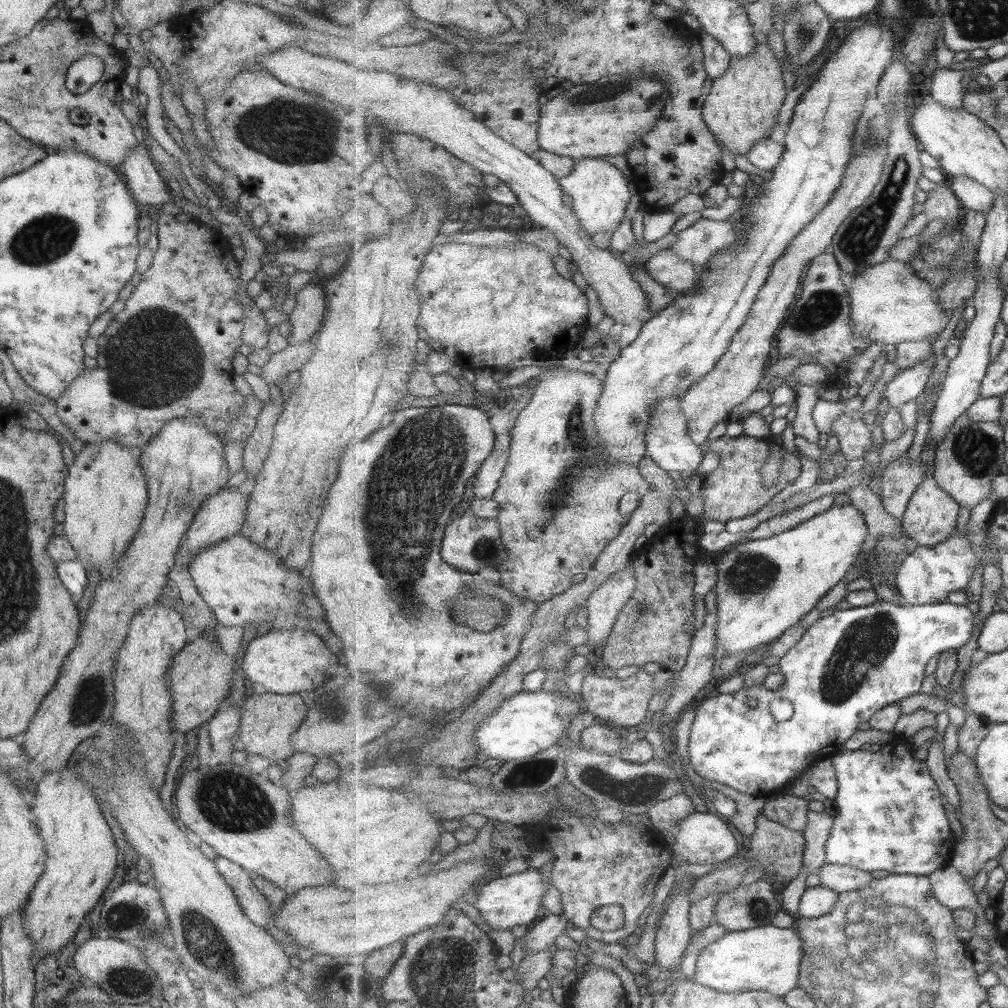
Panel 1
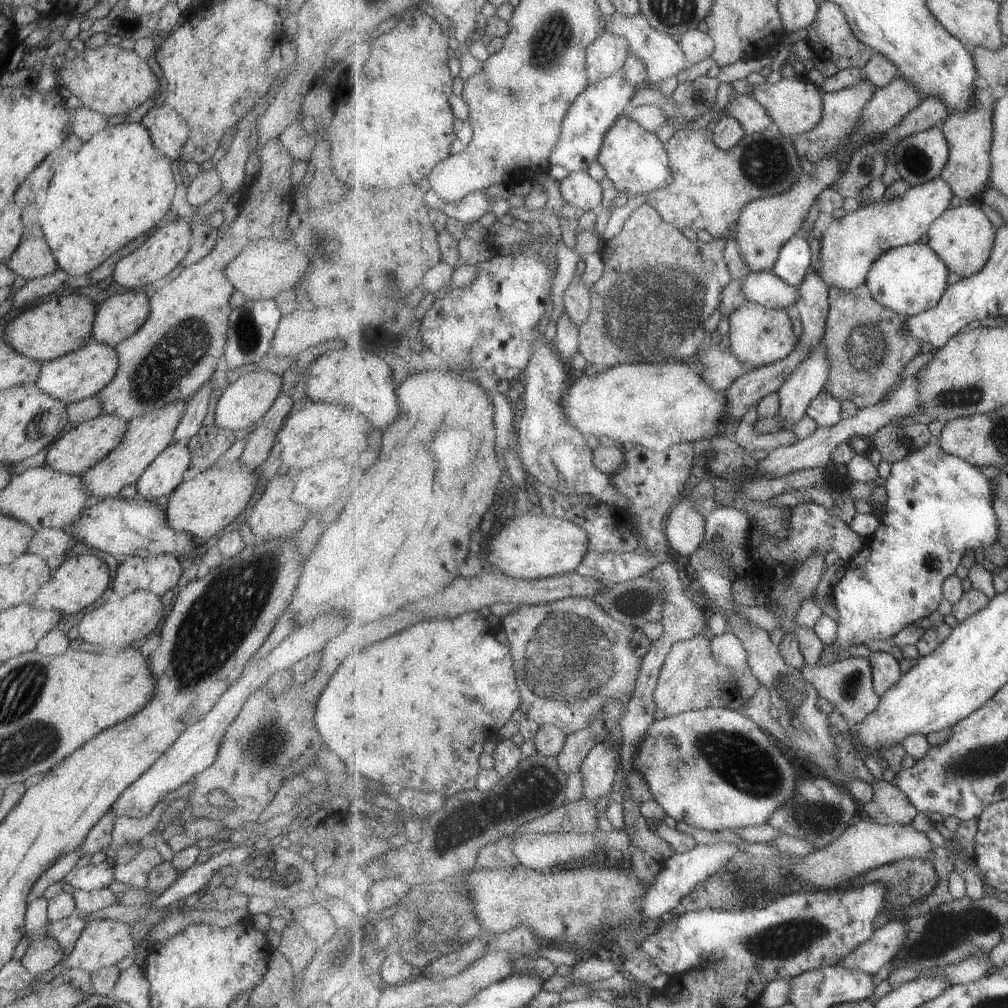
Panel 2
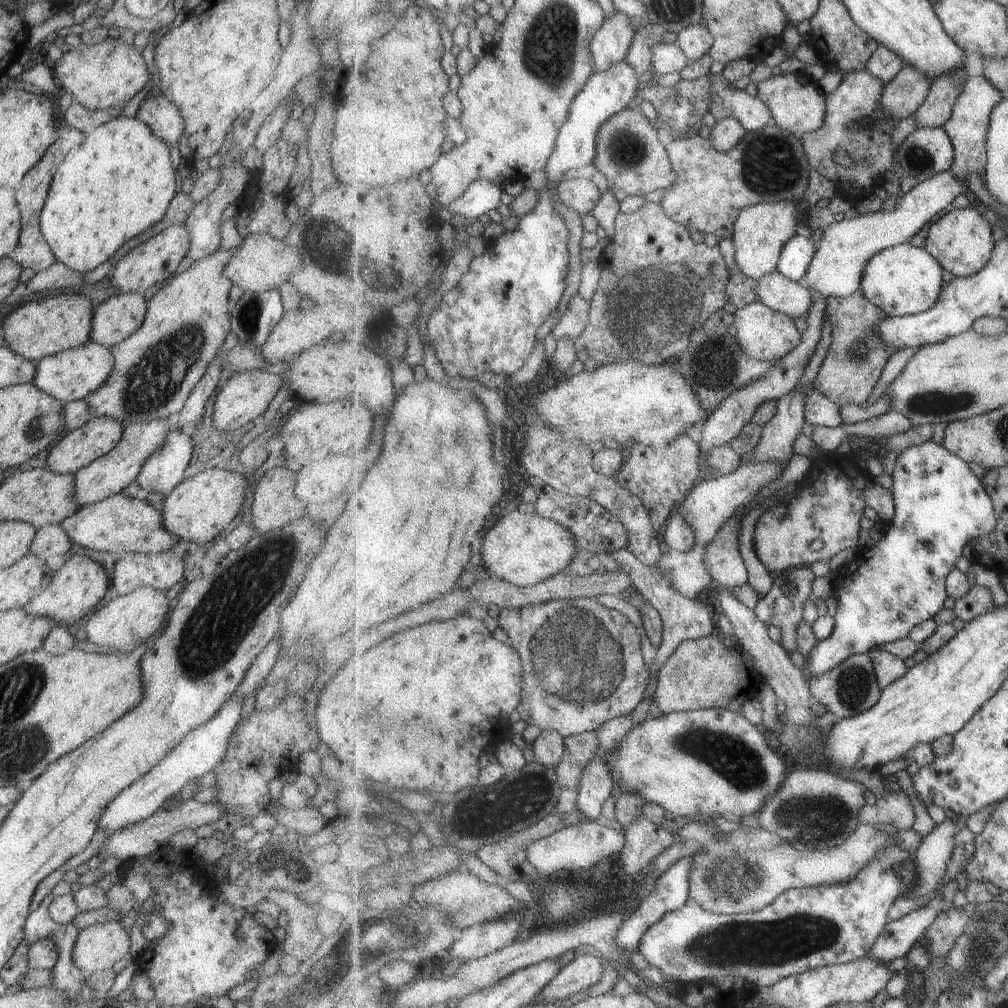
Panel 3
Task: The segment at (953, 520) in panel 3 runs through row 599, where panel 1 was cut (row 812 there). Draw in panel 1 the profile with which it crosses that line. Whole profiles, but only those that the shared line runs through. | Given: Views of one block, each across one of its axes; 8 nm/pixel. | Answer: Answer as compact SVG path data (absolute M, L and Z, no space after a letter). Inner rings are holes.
M894 740L886 746L882 746L881 749L876 752L870 752L868 751L868 748L854 750L854 752L848 752L846 749L833 758L833 765L836 767L839 779L839 794L835 800L838 818L835 821L830 841L827 845L827 863L840 864L841 866L852 866L868 872L883 870L896 874L930 877L931 874L940 871L940 868L943 868L951 862L956 848L956 840L955 834L952 832L952 826L950 826L952 822L950 822L950 818L948 818L948 810L946 810L946 806L944 806L945 796L943 795L938 782L933 777L927 761L918 759L915 751L908 747L908 743L899 743L898 740Z

